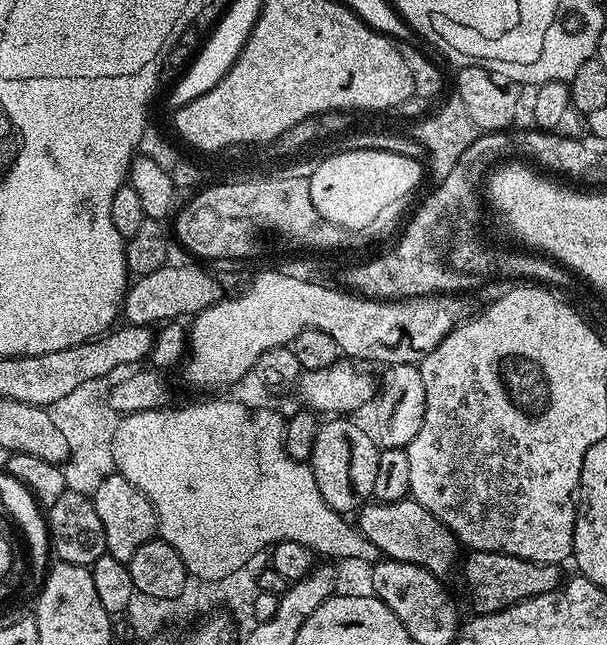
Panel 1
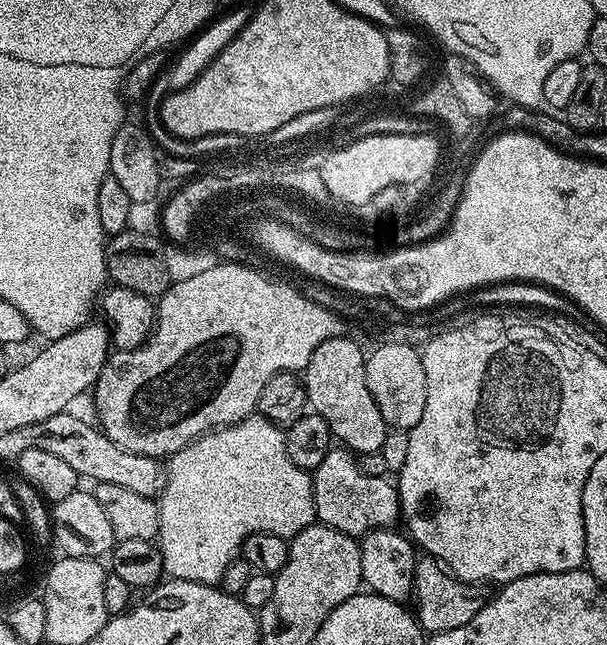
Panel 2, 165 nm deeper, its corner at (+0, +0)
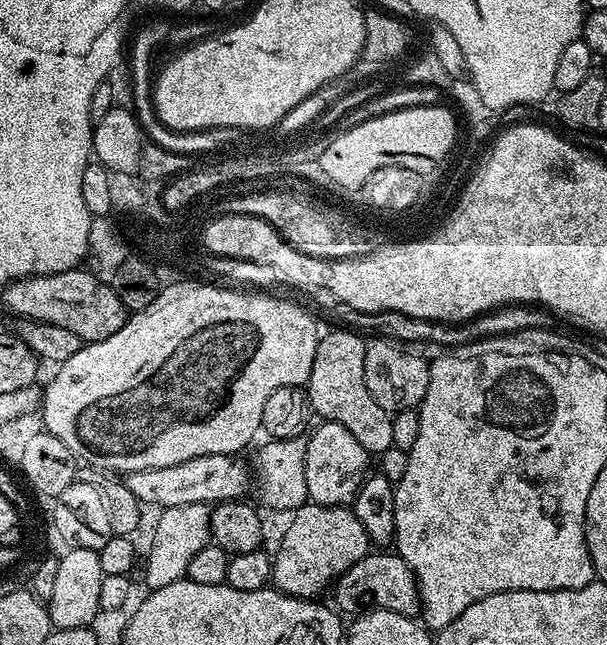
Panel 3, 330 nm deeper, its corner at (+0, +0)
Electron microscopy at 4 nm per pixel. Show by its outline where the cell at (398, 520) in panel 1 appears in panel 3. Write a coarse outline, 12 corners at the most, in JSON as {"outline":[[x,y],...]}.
{"outline":[[346,426],[307,437],[309,501],[351,505],[370,453]]}

